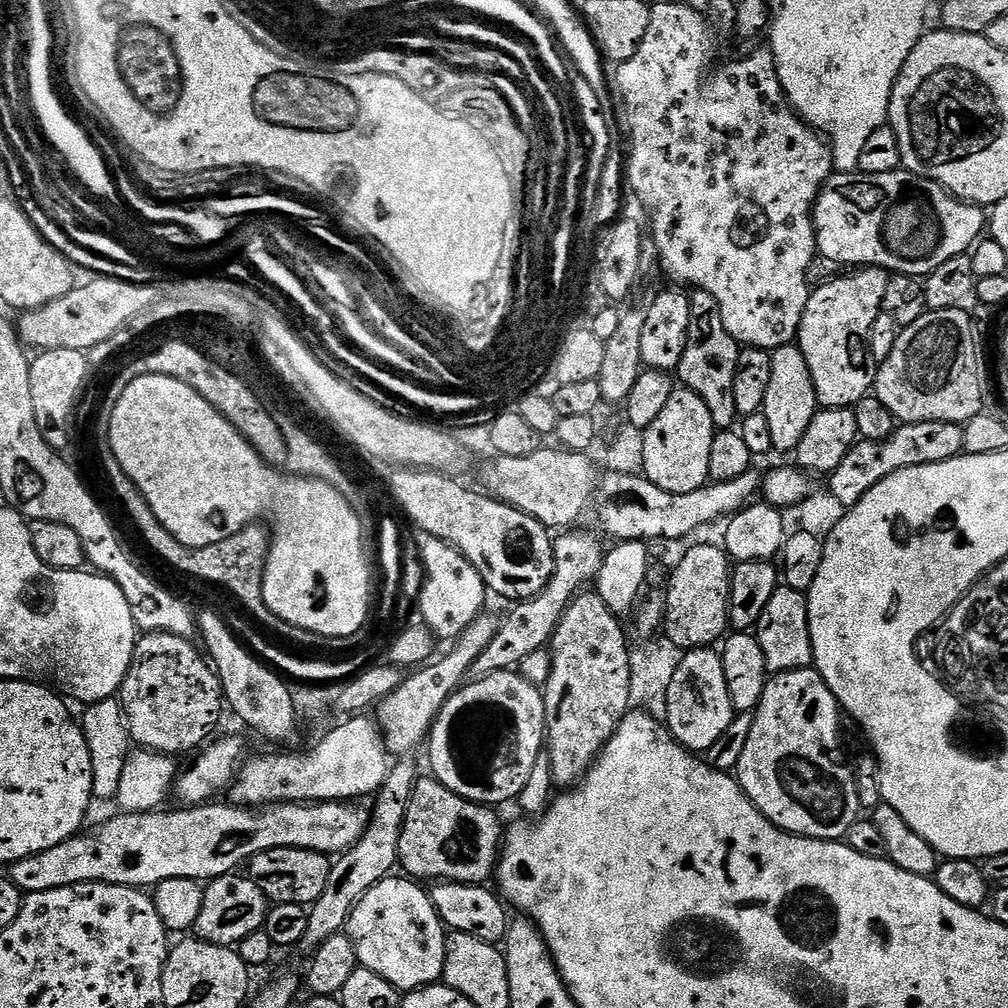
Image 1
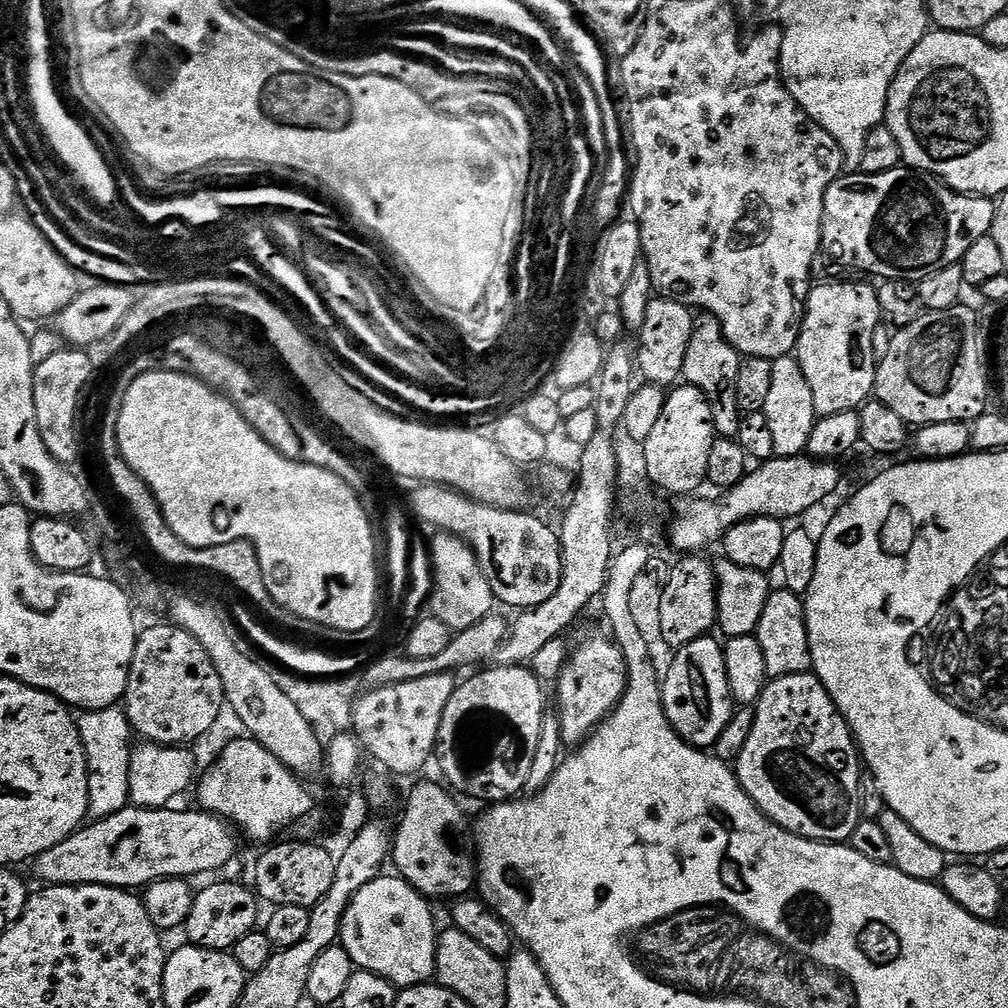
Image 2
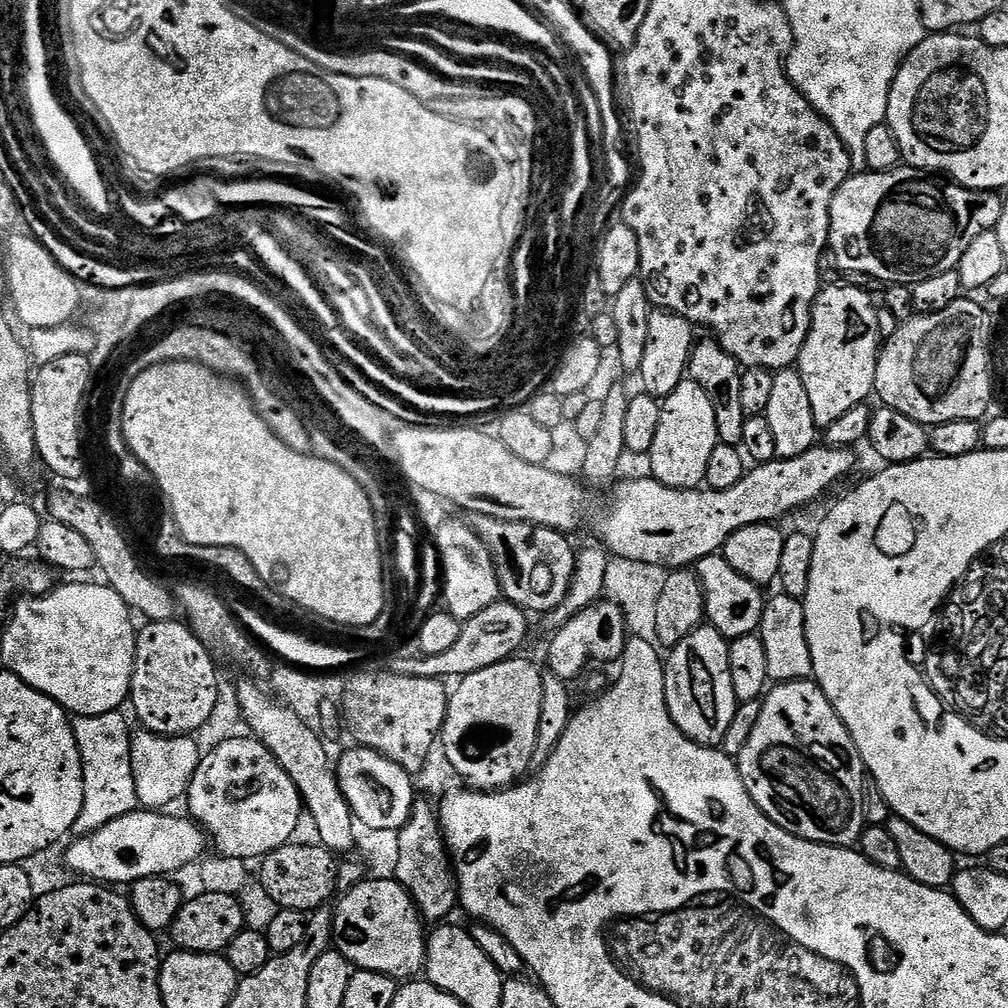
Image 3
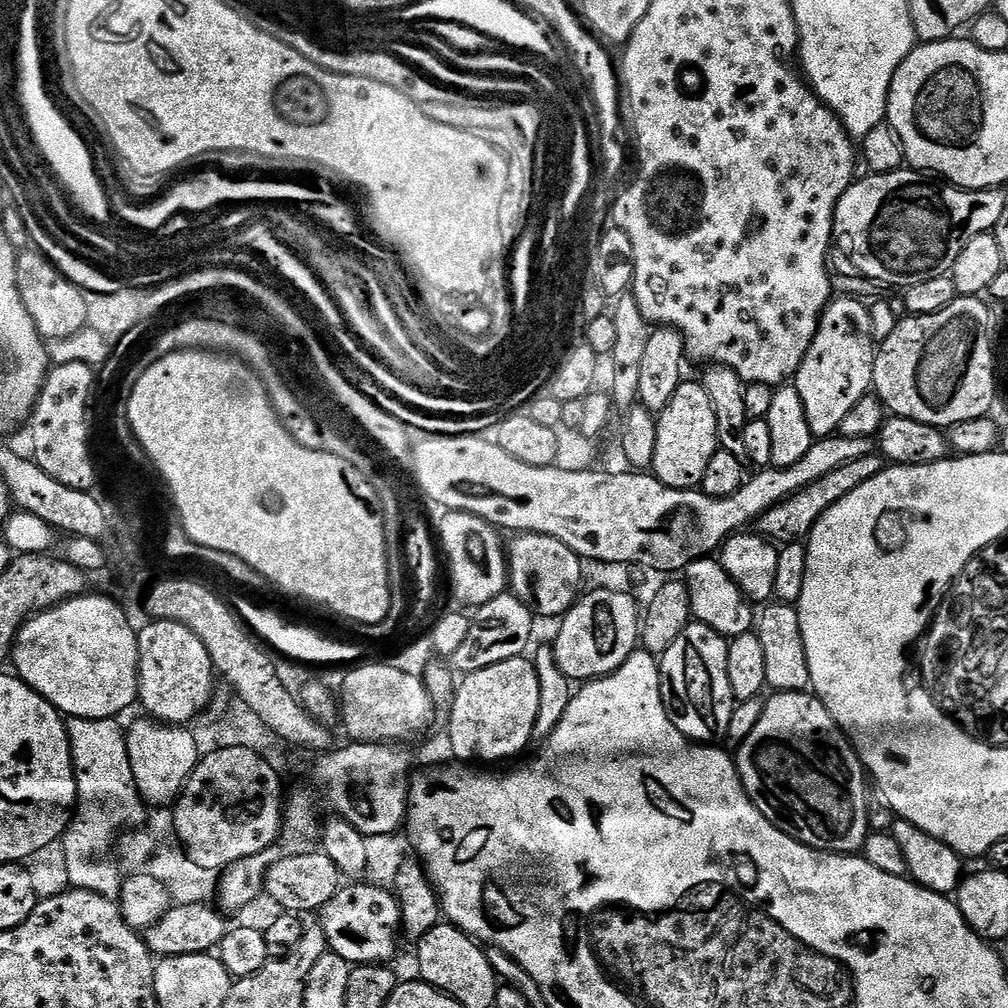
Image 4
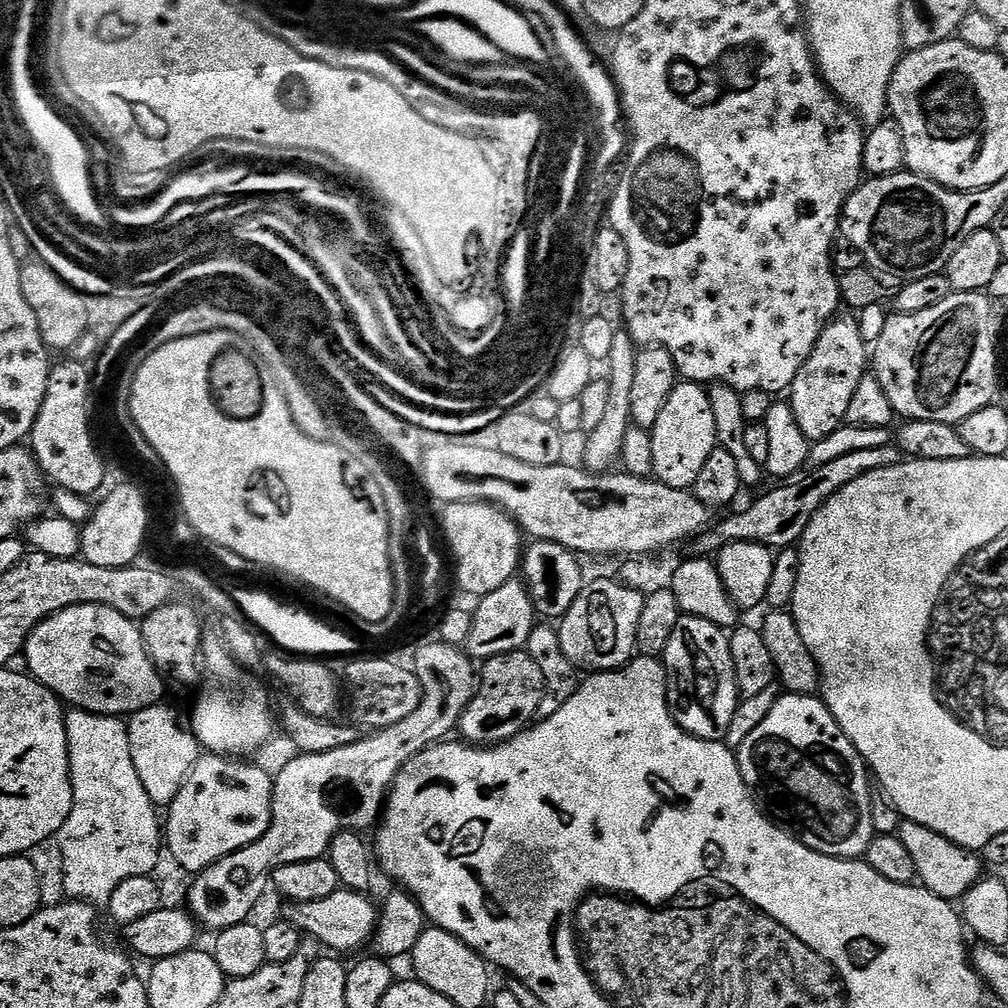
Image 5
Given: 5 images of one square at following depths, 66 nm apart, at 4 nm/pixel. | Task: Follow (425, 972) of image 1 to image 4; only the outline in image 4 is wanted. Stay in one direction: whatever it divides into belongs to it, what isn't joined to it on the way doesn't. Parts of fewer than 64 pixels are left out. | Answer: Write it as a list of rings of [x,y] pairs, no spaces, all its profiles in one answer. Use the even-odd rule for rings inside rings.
[[[348,882],[318,913],[318,926],[326,934],[328,947],[353,966],[387,965],[396,956],[396,935],[402,932],[400,903],[387,888],[369,882]]]

